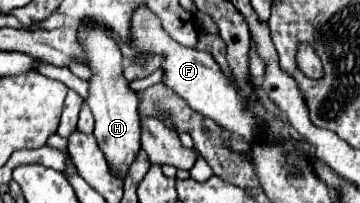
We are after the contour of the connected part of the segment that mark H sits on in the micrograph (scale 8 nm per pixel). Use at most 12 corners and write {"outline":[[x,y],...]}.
{"outline":[[96,17],[76,27],[94,137],[120,181],[140,153],[138,97]]}

